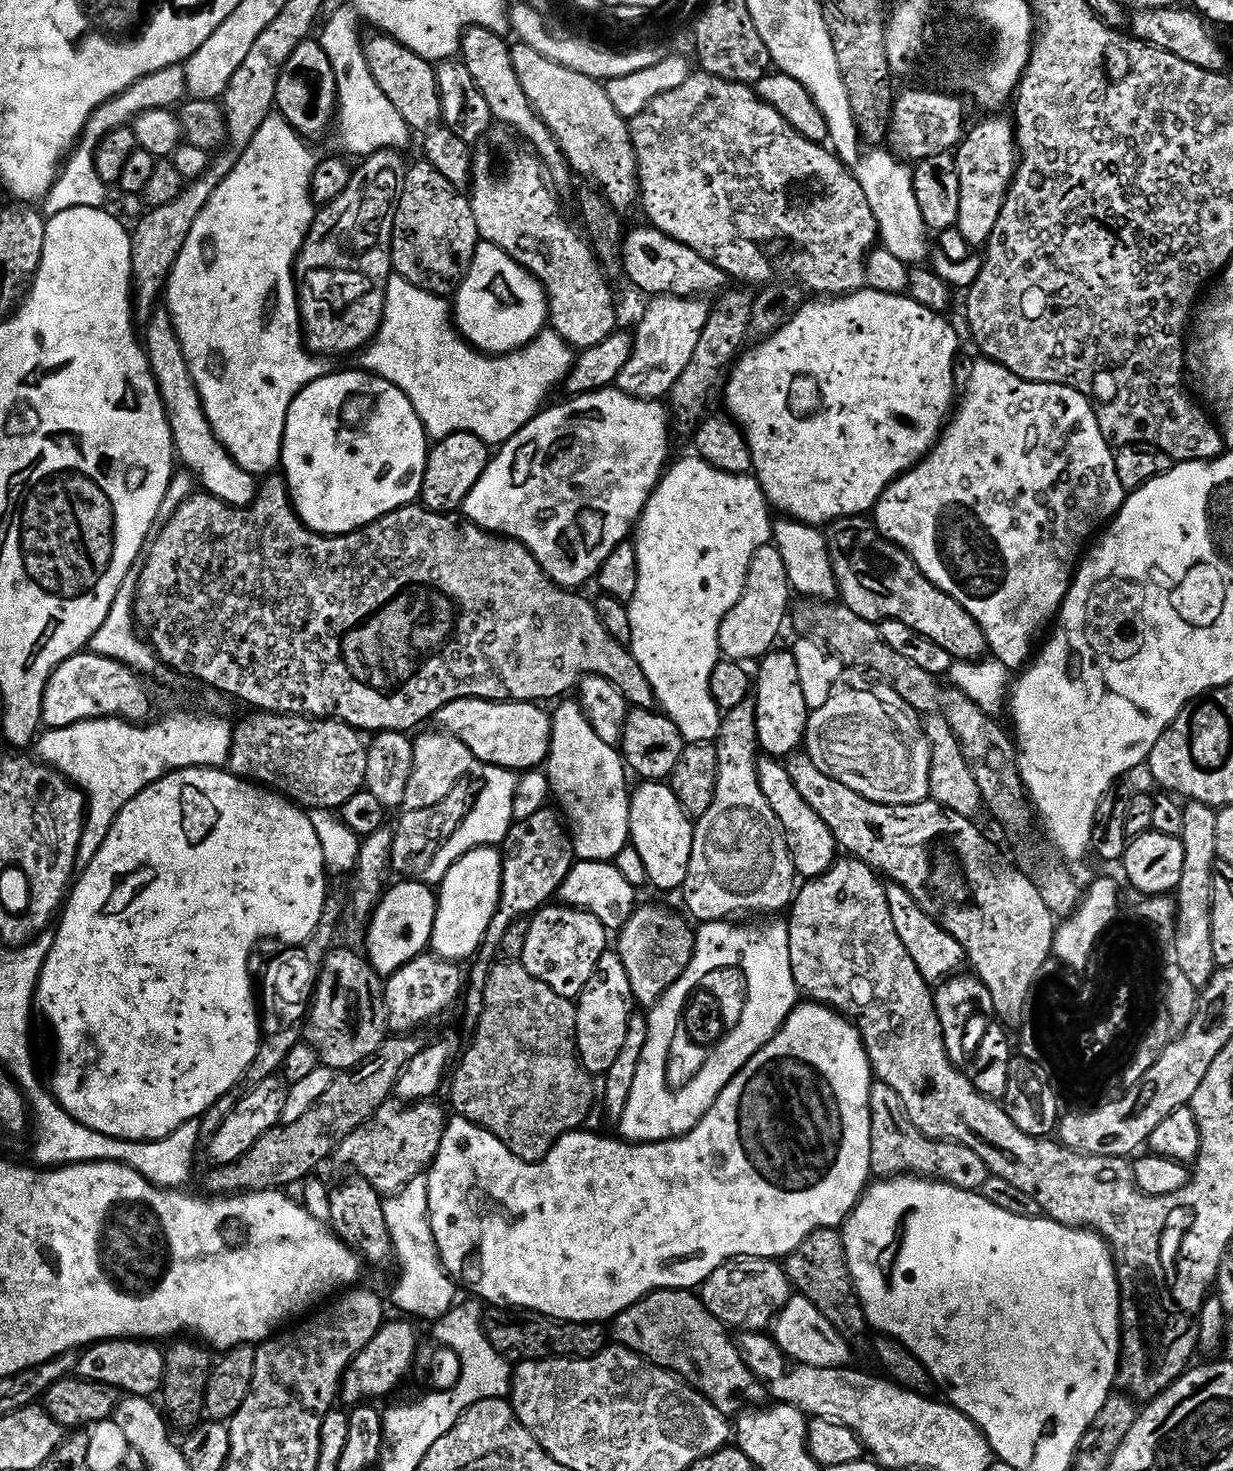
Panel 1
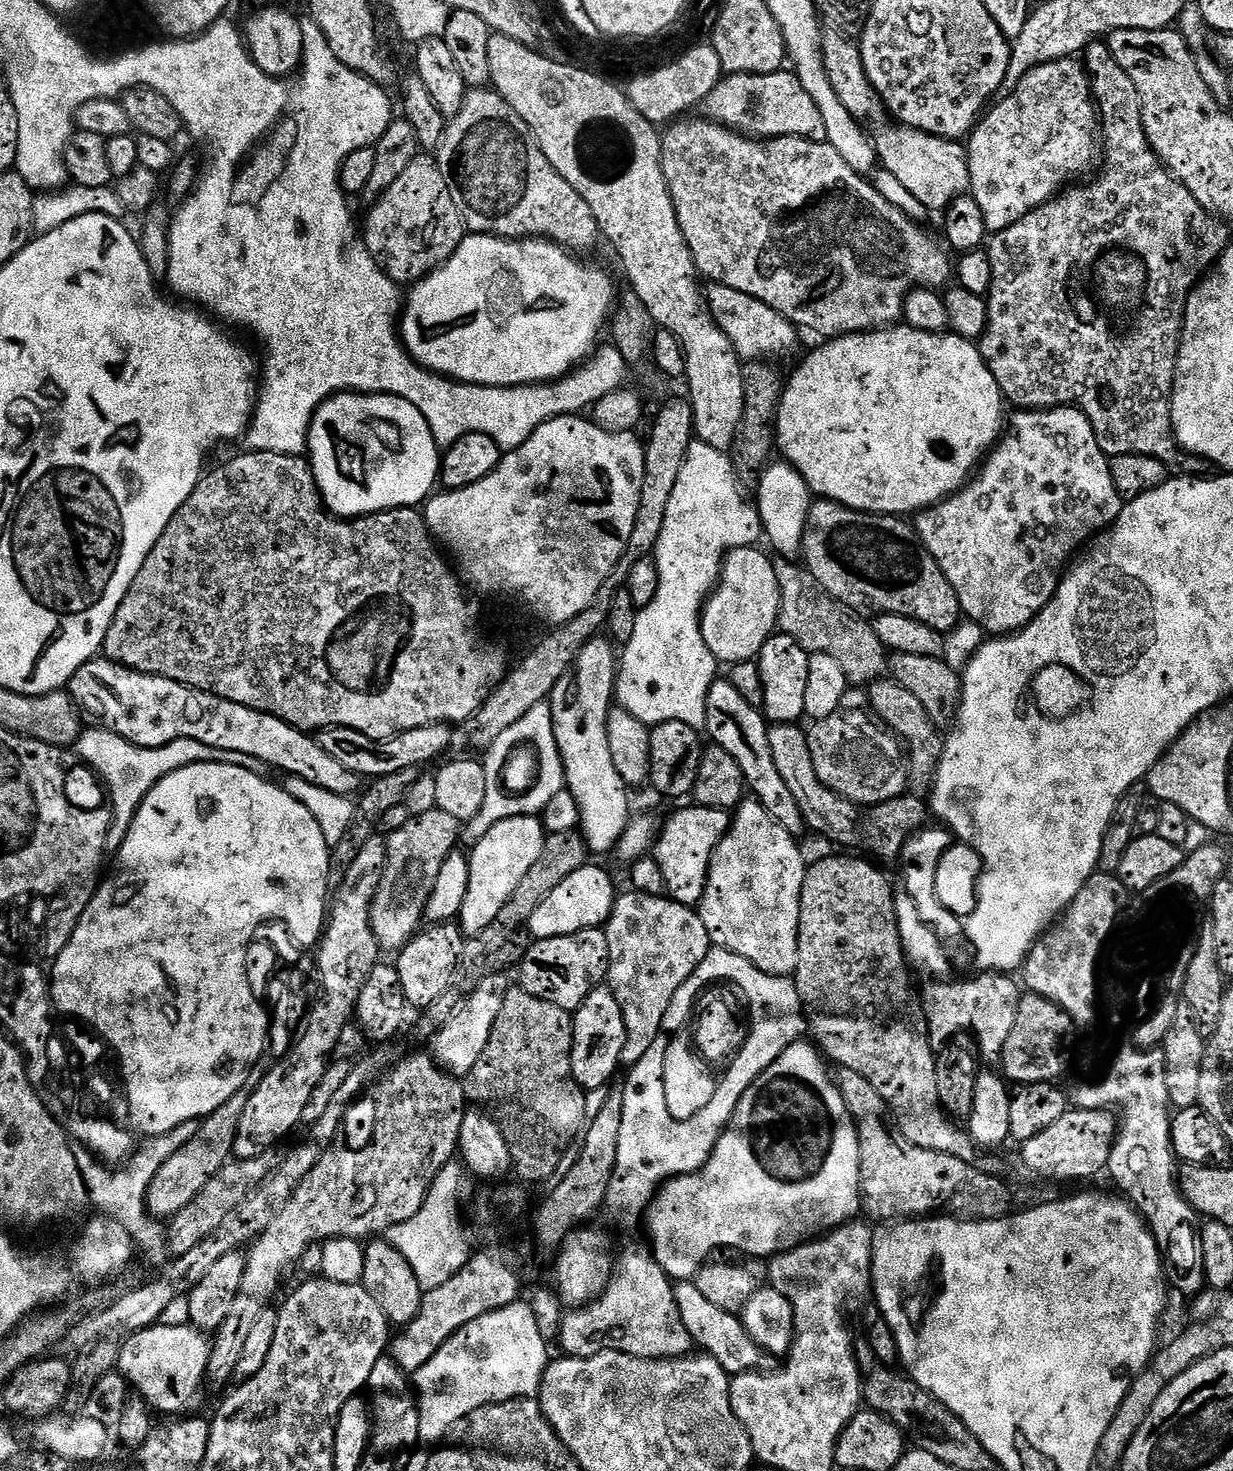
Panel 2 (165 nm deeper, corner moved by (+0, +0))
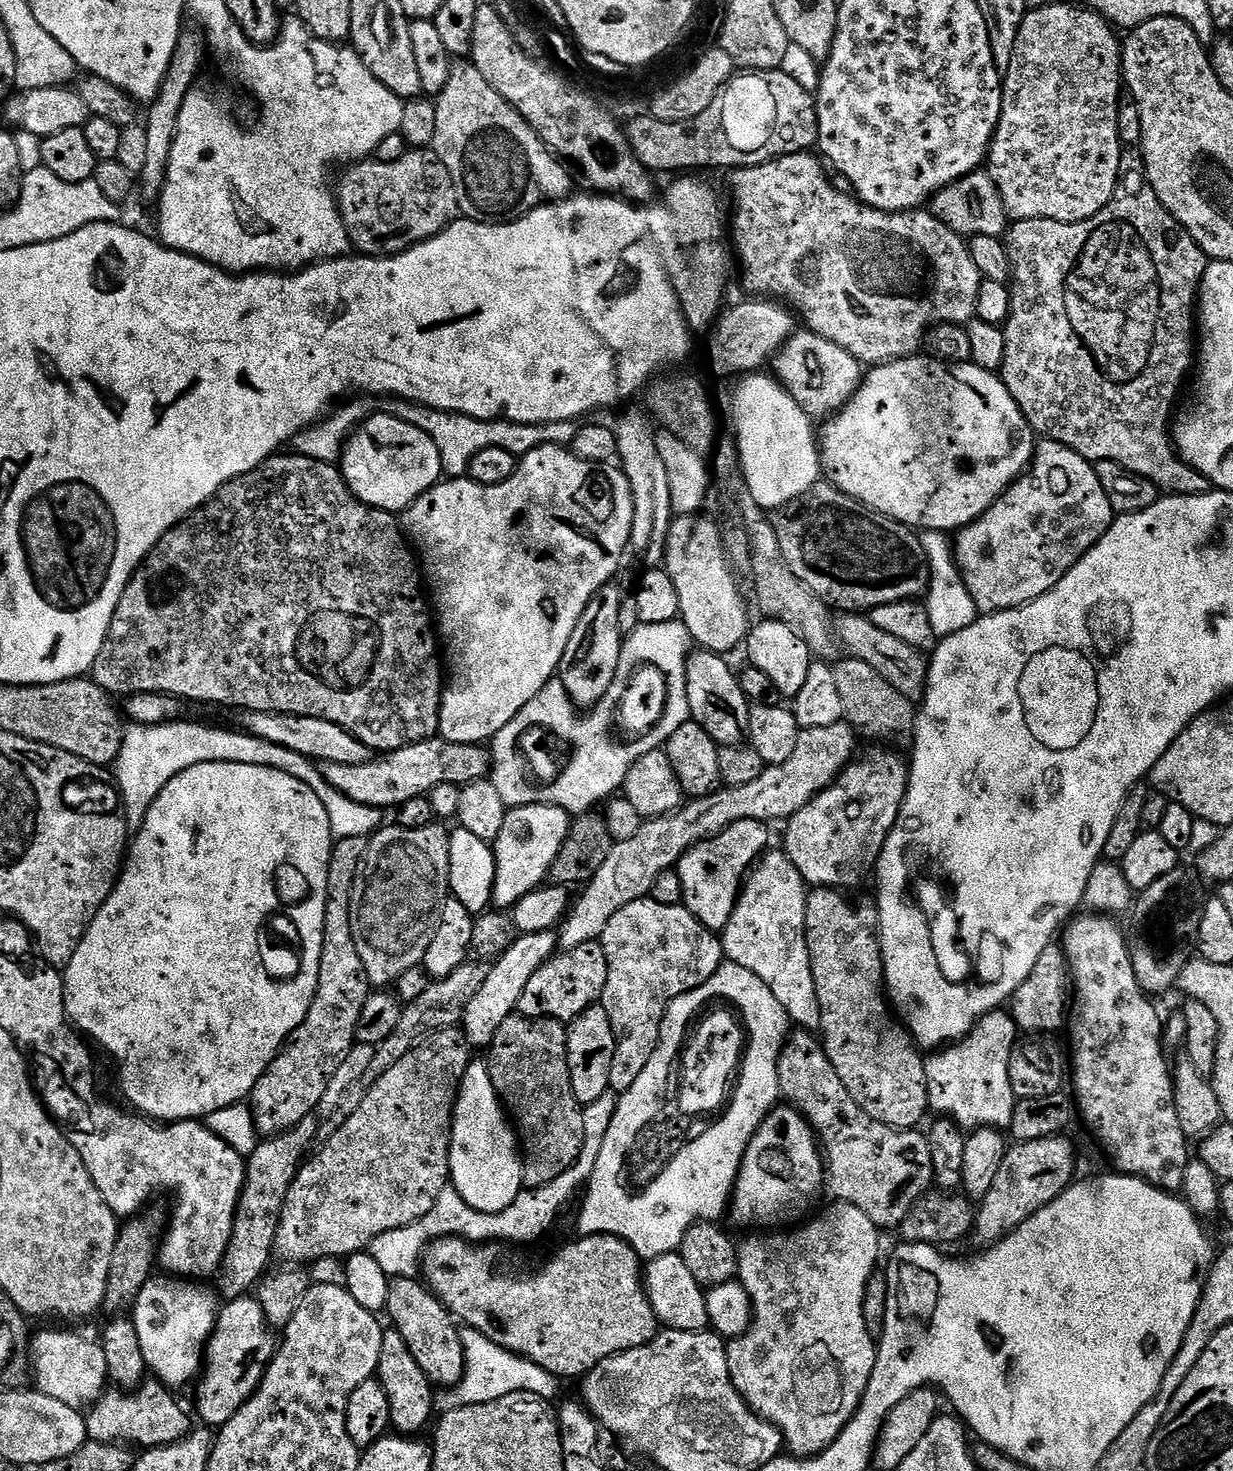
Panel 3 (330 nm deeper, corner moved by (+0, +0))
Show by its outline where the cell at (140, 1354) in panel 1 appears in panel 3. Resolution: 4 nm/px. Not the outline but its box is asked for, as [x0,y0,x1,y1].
[195,1295,278,1430]

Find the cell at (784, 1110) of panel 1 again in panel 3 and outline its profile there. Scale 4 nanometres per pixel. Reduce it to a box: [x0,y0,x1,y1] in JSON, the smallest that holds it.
[730,1106,826,1230]

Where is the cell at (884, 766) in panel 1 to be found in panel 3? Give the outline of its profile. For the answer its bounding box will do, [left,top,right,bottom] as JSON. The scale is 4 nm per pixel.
[559,722,857,950]

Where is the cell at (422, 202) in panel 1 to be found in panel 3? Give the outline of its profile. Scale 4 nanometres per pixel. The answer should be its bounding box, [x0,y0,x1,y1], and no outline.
[335,150,460,256]

